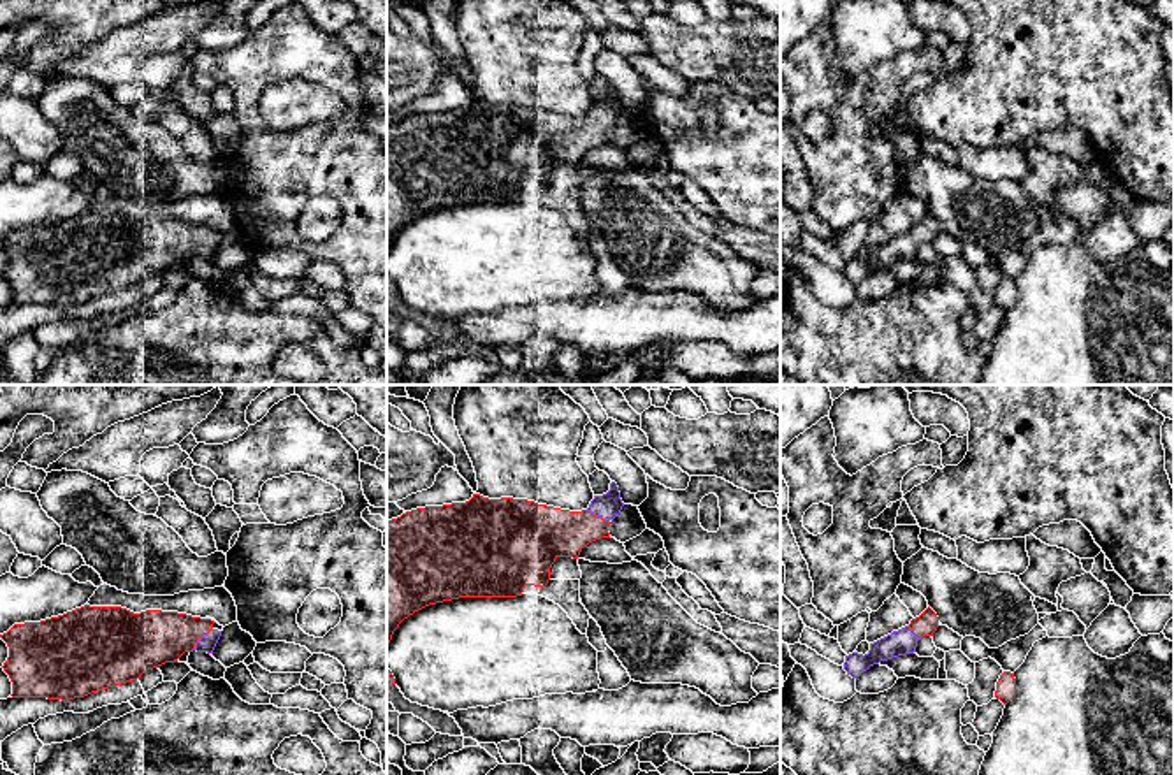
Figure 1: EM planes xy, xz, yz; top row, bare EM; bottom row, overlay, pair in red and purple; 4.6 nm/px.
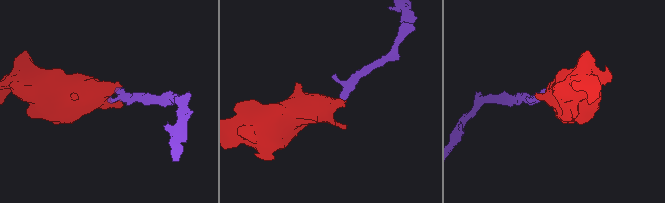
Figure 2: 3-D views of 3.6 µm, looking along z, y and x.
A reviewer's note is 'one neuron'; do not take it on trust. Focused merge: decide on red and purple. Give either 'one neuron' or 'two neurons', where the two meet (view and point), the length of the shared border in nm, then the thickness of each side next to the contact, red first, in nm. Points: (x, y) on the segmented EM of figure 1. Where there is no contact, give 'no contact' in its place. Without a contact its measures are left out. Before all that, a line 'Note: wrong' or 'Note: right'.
Note: right
one neuron; meets red in xy at (201, 637); contact 140 nm long; 260 nm thick on the red side, 80 nm on the other

